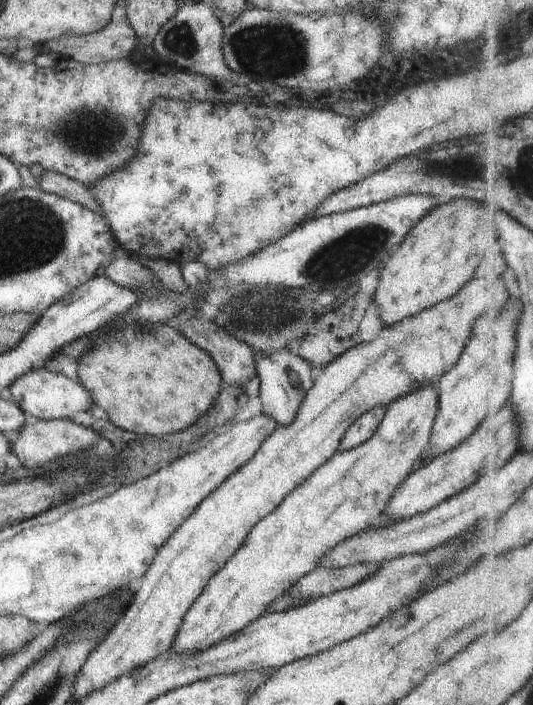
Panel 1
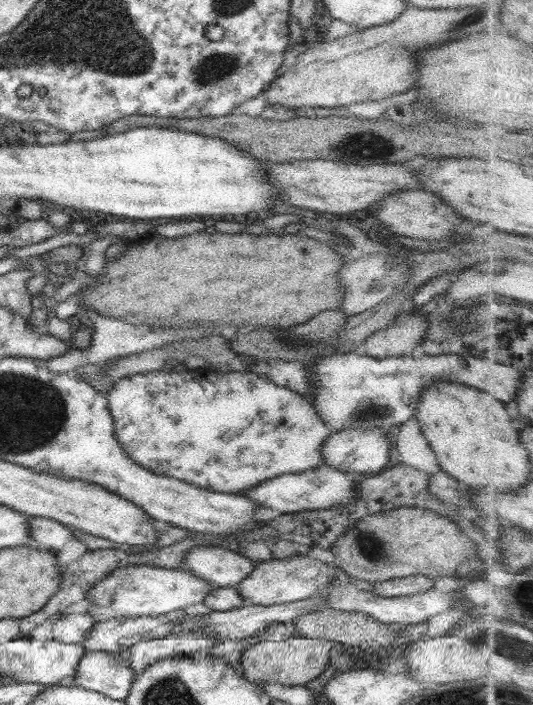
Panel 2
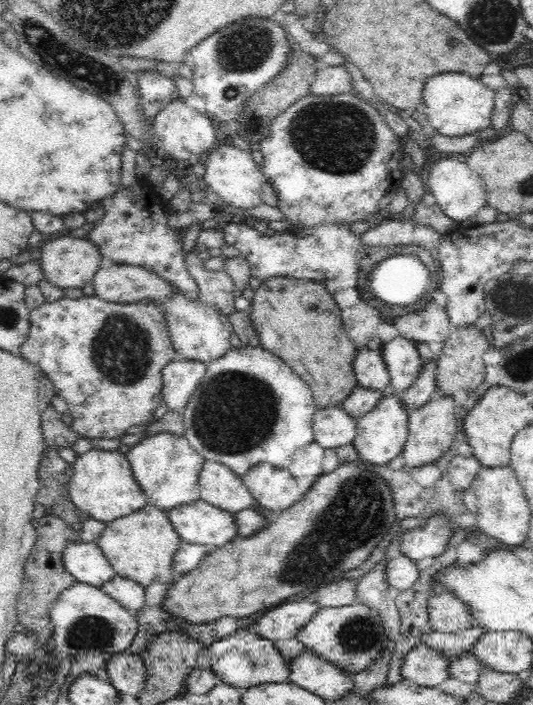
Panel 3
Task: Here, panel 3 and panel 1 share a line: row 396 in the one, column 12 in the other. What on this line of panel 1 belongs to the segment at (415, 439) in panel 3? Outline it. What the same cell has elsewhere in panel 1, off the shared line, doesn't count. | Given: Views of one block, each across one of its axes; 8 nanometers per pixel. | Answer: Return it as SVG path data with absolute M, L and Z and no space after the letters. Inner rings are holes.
M31 419L24 423L23 427L10 437L11 452L20 460L21 464L29 469L36 466L43 468L44 464L54 462L56 458L67 457L67 454L87 449L90 445L95 445L99 440L96 431L85 428L83 425L76 425L70 419L52 419L49 421Z

